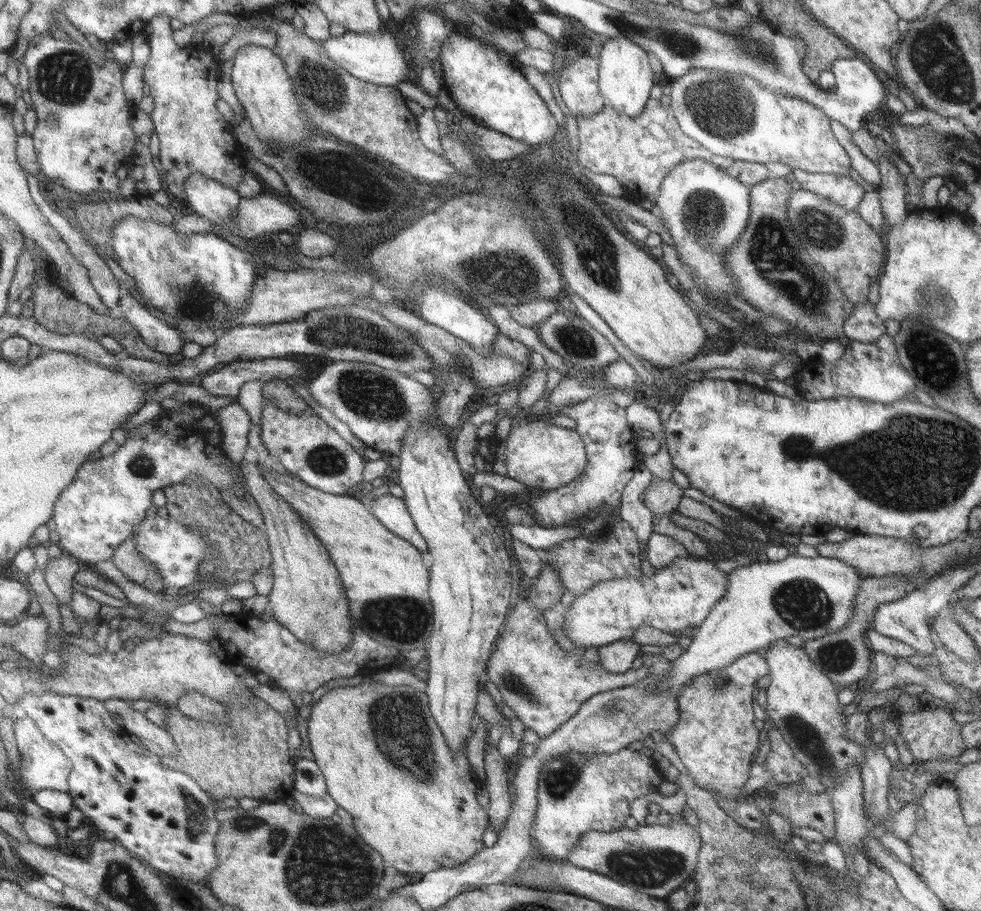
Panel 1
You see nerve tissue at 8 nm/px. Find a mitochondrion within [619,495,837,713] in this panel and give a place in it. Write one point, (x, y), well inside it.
(802, 604)

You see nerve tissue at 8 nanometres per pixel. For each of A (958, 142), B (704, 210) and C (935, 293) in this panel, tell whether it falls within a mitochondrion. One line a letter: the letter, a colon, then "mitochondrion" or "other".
A: other
B: mitochondrion
C: mitochondrion

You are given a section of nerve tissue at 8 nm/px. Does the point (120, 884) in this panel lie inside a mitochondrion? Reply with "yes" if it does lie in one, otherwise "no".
yes

